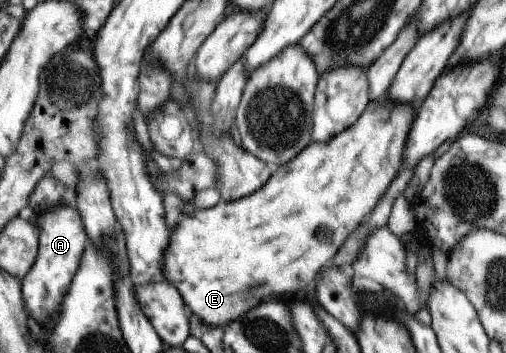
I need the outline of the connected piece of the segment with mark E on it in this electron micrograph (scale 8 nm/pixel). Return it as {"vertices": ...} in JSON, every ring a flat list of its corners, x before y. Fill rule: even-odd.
{"vertices":[[382,94,375,100,369,100,361,116,358,117,350,127,347,127,338,133,338,135,326,141,311,141,290,161,272,168,270,177,256,192,231,202,224,202,220,199,220,201,211,208,195,209,189,216,182,217,174,231,169,231,169,240,165,256,162,260,162,273,165,277,164,281,170,282,178,290,182,301,185,303,187,312,196,314,200,319,200,323,204,322,206,325,211,326,225,326,230,320,247,312,258,302,268,301,274,298,274,295,282,295,284,291,288,293,287,296,293,297,293,294,296,293,298,289,306,287,308,283,315,281,315,278,321,270,320,268,341,248,346,237,369,216,372,208,387,190,389,183,394,179,394,176,397,175,397,171,402,166,402,152,405,148,405,141,415,113,416,111,414,111,410,104,395,104,387,98,386,94]]}

